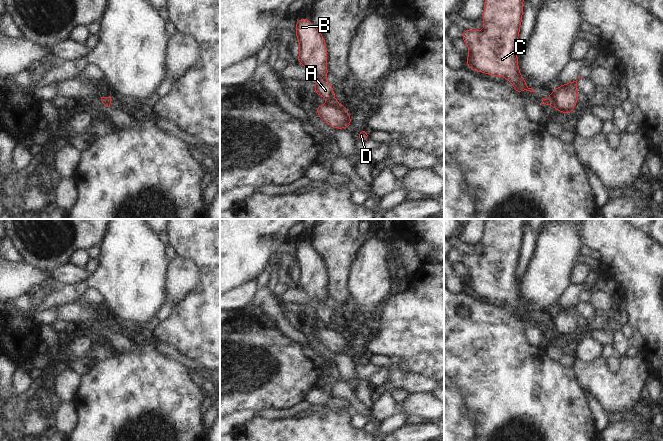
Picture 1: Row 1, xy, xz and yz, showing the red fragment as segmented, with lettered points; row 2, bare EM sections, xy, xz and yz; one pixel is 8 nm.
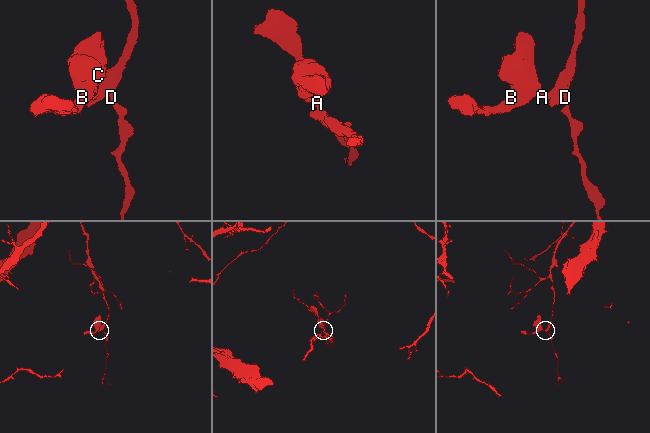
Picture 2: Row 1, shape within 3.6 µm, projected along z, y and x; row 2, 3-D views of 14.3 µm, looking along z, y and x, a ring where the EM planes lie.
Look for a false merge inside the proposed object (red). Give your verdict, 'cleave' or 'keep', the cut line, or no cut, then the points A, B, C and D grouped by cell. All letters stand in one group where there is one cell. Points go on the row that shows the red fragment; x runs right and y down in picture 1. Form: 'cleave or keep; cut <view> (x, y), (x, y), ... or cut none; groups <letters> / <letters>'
cleave; cut xz (334, 98), (329, 101); groups A B C / D

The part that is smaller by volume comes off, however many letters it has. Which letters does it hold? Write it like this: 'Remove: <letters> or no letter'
Remove: A, B, C

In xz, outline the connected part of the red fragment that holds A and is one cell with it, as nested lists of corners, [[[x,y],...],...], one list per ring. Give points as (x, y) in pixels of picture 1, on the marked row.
[[[301,18],[296,22],[295,33],[299,42],[297,63],[318,76],[313,91],[328,101],[334,100],[336,95],[333,91],[333,85],[326,80],[329,71],[325,38],[309,18]]]

